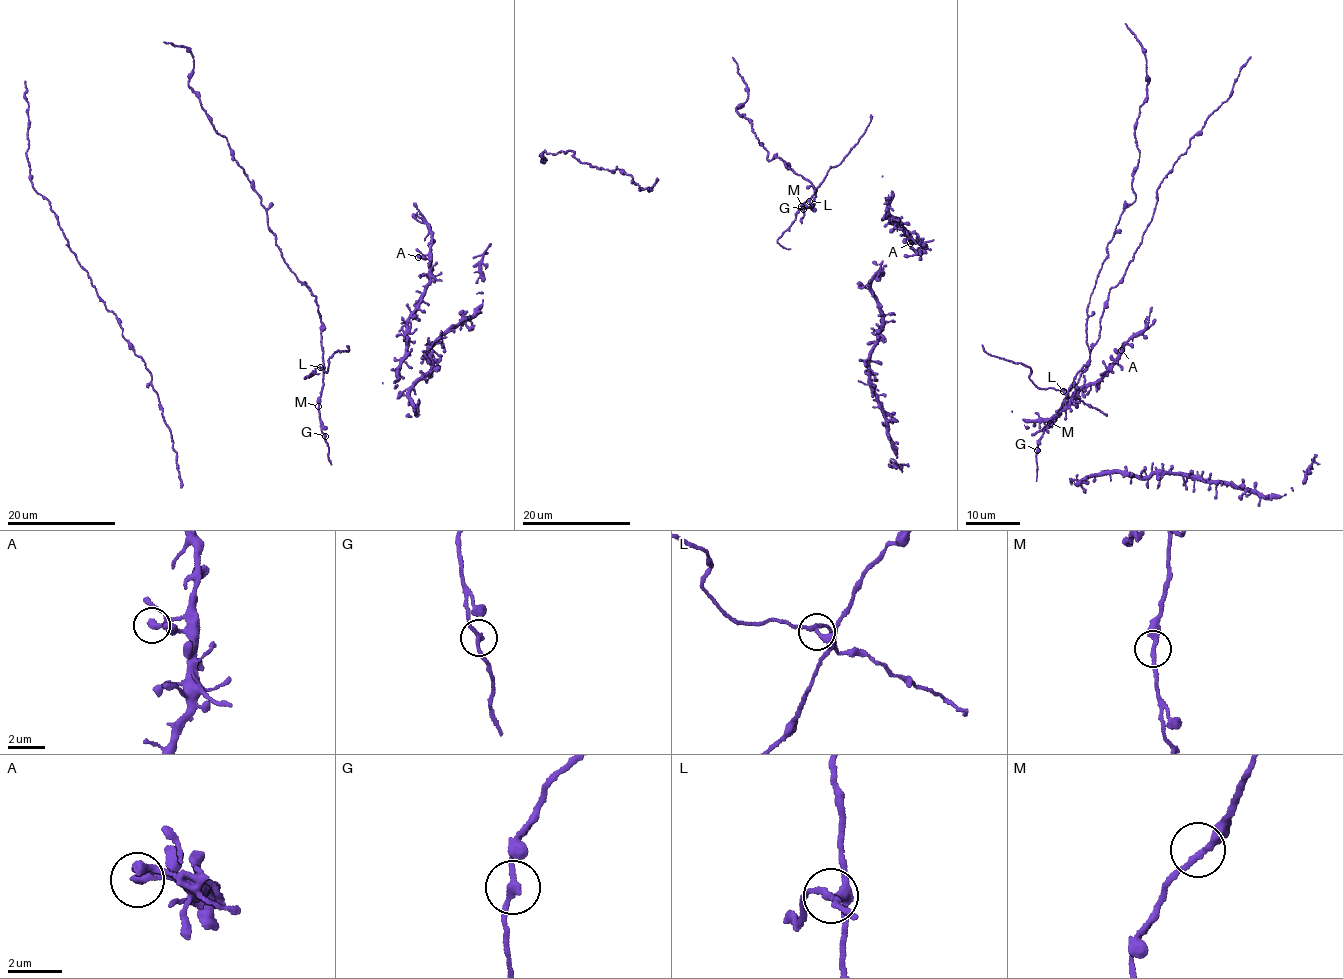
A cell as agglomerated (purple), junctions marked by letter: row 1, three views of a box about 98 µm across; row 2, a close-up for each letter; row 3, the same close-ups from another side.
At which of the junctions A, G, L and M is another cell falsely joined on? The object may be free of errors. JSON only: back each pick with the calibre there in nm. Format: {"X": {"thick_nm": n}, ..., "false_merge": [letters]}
{"L": {"thick_nm": 240}, "false_merge": ["L"]}

